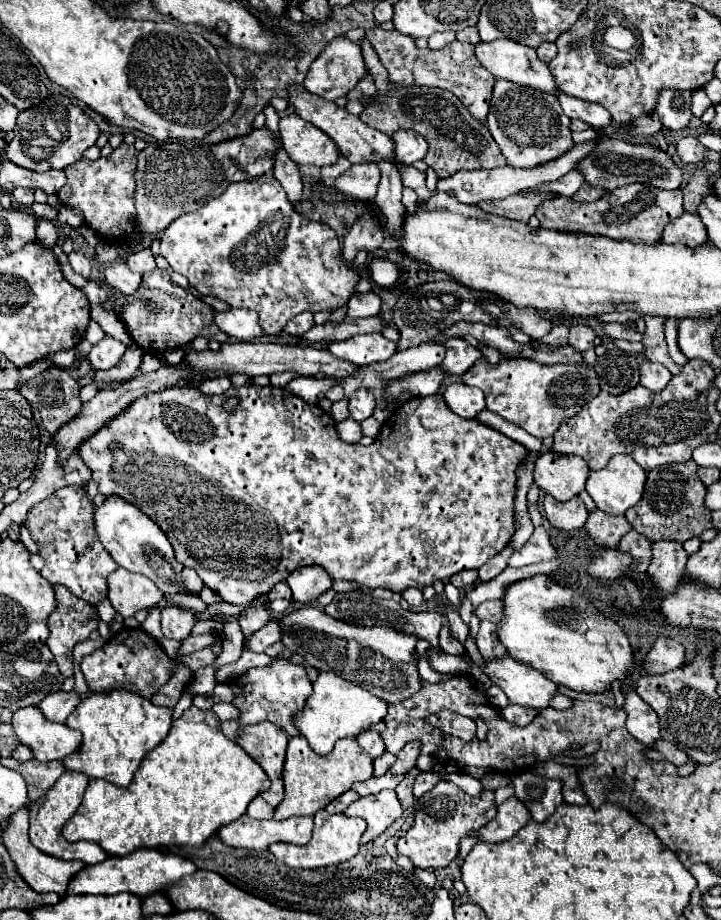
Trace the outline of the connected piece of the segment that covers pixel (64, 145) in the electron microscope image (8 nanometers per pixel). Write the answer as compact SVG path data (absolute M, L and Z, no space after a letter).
M53 94L43 106L33 106L31 110L25 110L19 114L17 124L13 128L13 140L5 146L3 158L33 170L33 172L47 172L47 170L63 170L65 166L77 162L83 152L95 144L99 136L97 124L69 98L61 94Z

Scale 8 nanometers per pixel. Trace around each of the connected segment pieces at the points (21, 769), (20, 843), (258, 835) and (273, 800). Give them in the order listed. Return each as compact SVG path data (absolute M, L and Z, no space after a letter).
M3 758L1 764L5 768L17 770L29 788L29 800L37 802L41 796L47 794L47 790L57 782L57 778L65 772L63 762L39 762L39 760L29 760L29 762L19 762L15 758Z
M19 810L19 814L15 814L15 818L9 822L7 830L3 830L3 844L7 846L19 874L23 876L23 880L35 890L35 892L55 892L59 894L59 898L65 898L67 896L67 886L69 882L73 880L73 876L77 872L81 872L87 864L85 862L63 862L59 858L51 858L47 854L41 854L31 842L29 842L29 810Z
M247 814L217 830L223 844L247 850L267 850L273 842L307 844L311 840L313 816L289 820L253 820Z
M259 722L243 726L237 736L237 744L265 770L271 780L271 788L261 794L273 808L283 800L283 762L287 750L287 734L273 722Z

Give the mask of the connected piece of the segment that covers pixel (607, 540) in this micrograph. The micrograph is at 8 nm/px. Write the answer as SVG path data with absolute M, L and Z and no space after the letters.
M595 510L589 514L585 522L587 534L595 540L595 544L605 544L611 548L617 548L619 538L631 528L631 524L625 520L625 516L611 516L601 510Z

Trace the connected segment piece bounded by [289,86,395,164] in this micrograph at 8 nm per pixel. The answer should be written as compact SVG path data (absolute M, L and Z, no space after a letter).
M291 86L289 88L289 102L295 106L295 112L303 120L307 120L313 126L317 126L319 130L323 130L337 144L339 154L345 156L351 164L381 162L381 160L391 160L393 162L395 160L395 144L393 144L393 140L387 134L363 124L359 120L359 116L349 114L347 108L339 108L335 102L329 102L325 98L319 98L317 94L307 92L303 86Z

